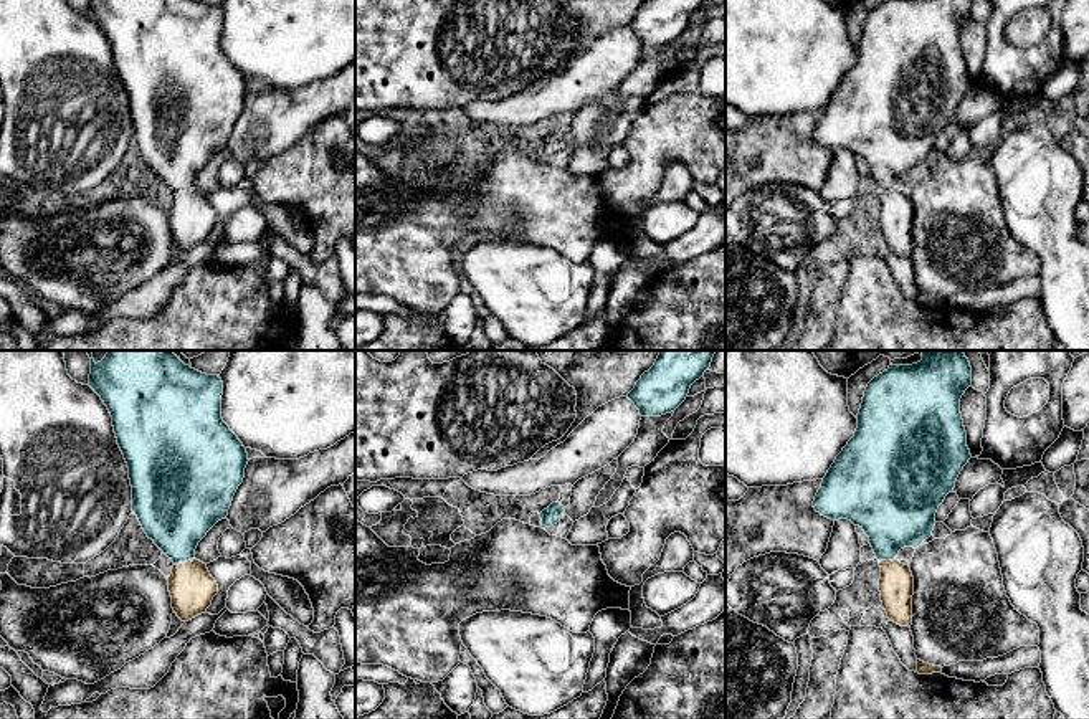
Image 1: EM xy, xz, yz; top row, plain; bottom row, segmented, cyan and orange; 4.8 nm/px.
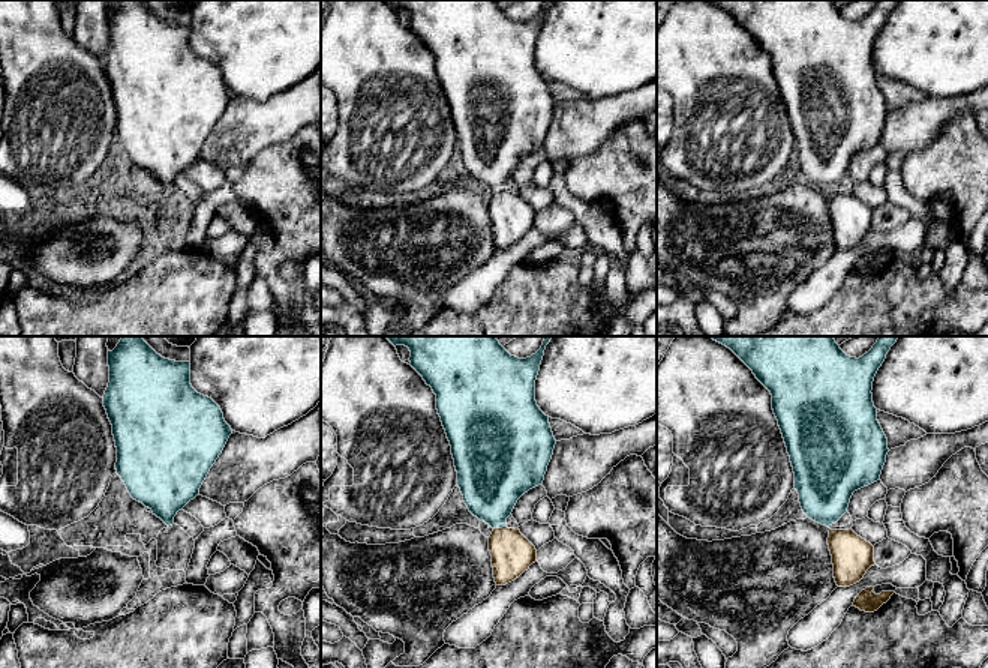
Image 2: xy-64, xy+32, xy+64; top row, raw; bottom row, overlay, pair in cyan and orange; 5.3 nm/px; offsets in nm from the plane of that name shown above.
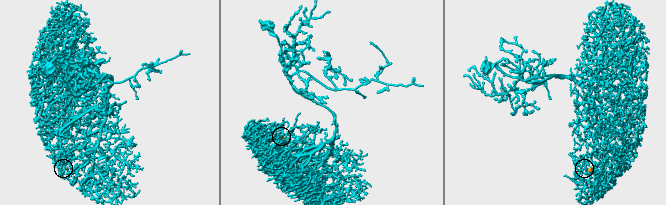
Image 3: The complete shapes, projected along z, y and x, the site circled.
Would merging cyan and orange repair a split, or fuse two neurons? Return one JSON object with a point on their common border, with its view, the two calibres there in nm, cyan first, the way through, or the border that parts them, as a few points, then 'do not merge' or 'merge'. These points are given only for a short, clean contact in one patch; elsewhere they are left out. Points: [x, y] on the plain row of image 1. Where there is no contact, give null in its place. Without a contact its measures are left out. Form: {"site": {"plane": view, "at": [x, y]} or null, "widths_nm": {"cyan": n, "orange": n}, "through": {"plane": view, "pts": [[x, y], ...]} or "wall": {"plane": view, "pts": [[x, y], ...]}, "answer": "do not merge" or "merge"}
{"site": {"plane": "xy", "at": [184, 192]}, "widths_nm": {"cyan": 360, "orange": 220}, "through": {"plane": "xy", "pts": [[175, 142], [175, 159], [184, 192], [192, 219]]}, "answer": "merge"}

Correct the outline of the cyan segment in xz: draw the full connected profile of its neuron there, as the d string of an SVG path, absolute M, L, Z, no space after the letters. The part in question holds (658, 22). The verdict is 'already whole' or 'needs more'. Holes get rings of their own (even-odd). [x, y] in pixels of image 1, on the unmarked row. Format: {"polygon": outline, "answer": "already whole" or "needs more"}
{"polygon": "M648 0L626 25L641 46L661 46L674 41L687 26L691 15L706 0Z", "answer": "already whole"}

